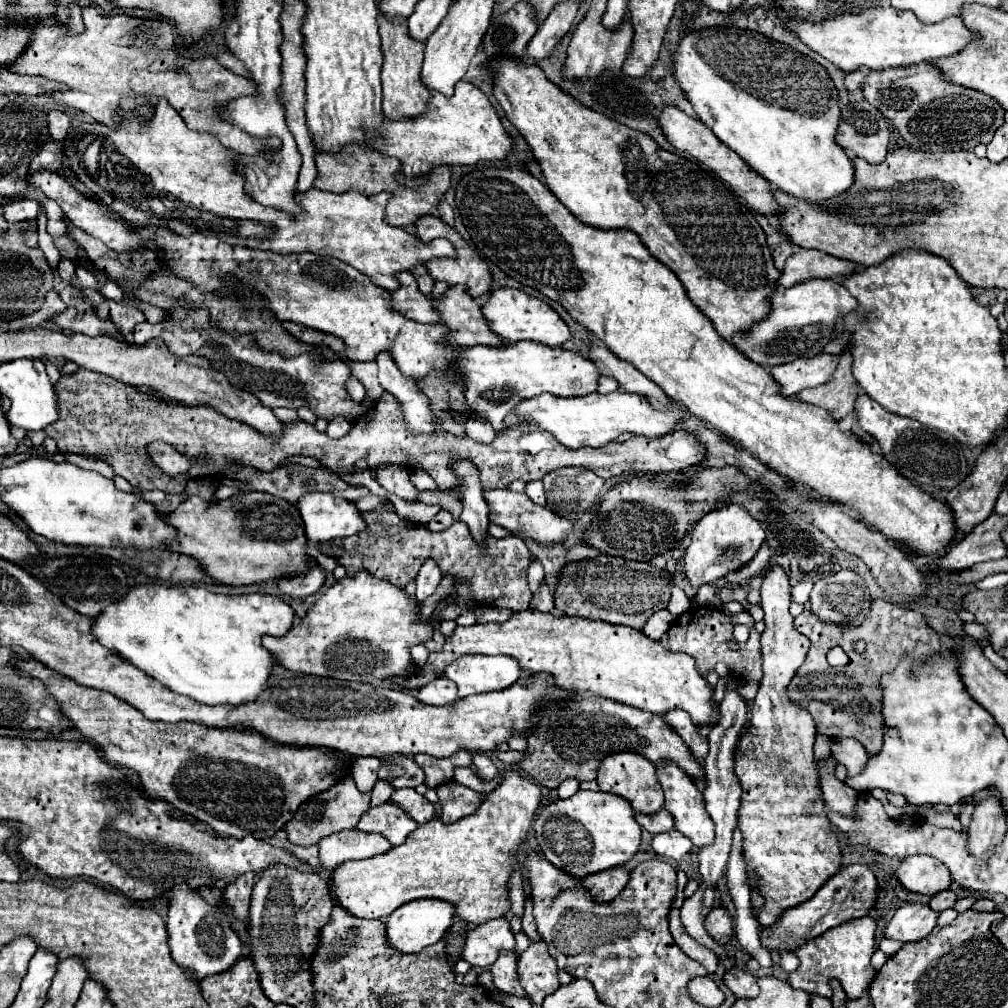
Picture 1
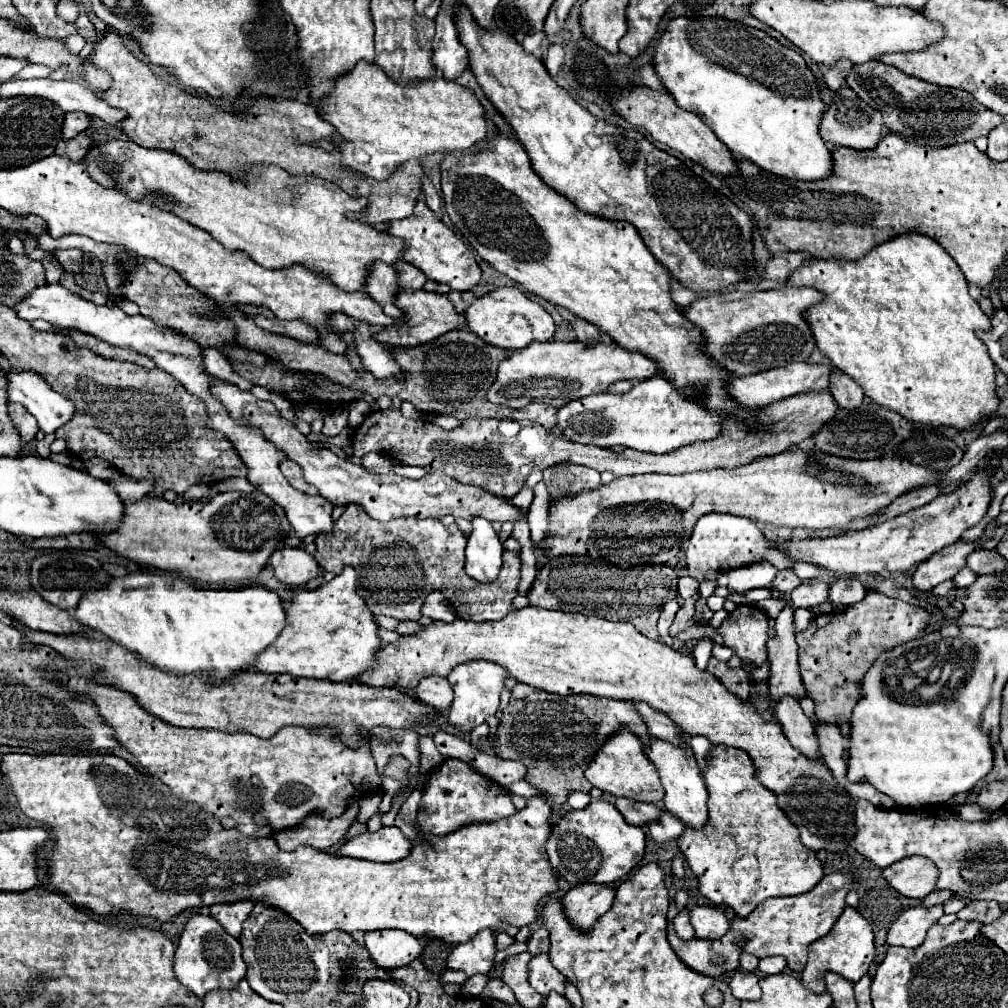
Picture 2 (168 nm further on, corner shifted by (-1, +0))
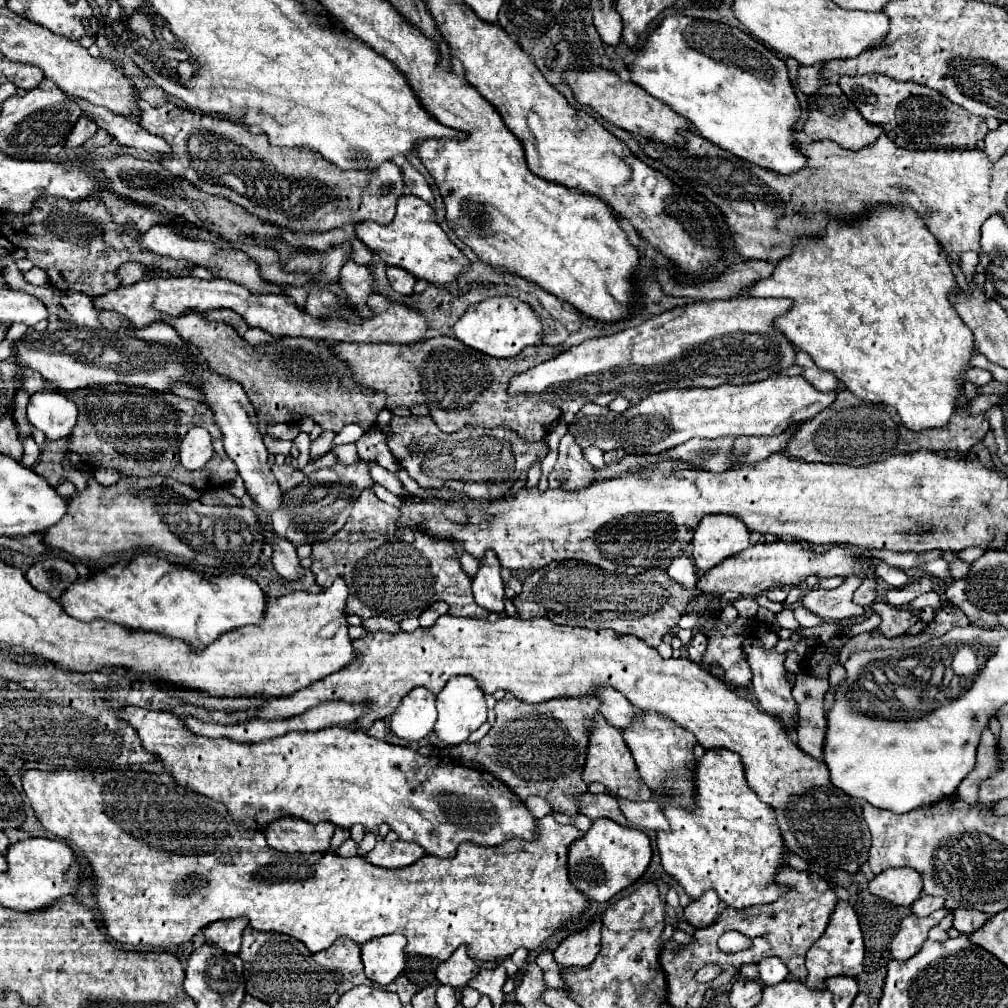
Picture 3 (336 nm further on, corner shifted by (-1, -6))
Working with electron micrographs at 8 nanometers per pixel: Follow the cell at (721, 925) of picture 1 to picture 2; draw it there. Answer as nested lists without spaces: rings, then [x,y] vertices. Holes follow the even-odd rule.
[[[694,907],[690,911],[690,923],[700,939],[720,939],[730,927],[730,921],[720,907]]]

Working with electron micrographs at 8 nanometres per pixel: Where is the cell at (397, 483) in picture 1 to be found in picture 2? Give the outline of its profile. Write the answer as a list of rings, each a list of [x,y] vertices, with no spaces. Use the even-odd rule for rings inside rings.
[[[364,455],[362,465],[374,473],[394,473],[394,463],[392,459],[388,459],[388,455]]]

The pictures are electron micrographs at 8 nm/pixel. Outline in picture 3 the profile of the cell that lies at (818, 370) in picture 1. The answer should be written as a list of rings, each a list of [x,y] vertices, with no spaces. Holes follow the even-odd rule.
[[[774,375],[766,381],[748,385],[720,385],[714,389],[666,389],[652,393],[638,405],[630,407],[630,419],[624,413],[610,411],[596,403],[586,403],[576,415],[568,431],[582,447],[600,447],[612,451],[616,447],[626,453],[662,453],[672,445],[680,445],[692,437],[716,439],[726,435],[780,435],[792,423],[812,419],[816,413],[832,405],[836,393],[820,393],[804,377]]]

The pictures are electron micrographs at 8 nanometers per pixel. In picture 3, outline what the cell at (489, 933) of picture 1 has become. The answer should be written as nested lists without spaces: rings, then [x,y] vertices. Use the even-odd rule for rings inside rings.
[[[458,947],[448,961],[438,965],[436,979],[438,979],[438,983],[462,989],[476,973],[478,973],[478,967],[476,967],[474,959],[468,957],[466,947]]]

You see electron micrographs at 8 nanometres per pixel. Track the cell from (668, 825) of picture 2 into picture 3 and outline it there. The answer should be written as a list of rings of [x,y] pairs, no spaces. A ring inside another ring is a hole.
[[[618,799],[618,805],[628,819],[628,823],[636,829],[652,829],[652,831],[668,831],[670,825],[660,809],[660,805],[650,799],[644,803],[628,801],[628,799]]]

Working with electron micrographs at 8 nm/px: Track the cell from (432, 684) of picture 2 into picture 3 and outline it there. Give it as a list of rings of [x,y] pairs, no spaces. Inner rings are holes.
[[[424,687],[412,689],[390,715],[390,729],[406,741],[424,739],[434,731],[436,695]]]

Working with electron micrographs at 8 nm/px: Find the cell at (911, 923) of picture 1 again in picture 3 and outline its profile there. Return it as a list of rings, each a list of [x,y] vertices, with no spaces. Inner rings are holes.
[[[938,909],[934,911],[932,915],[928,917],[916,917],[916,915],[908,915],[902,919],[900,923],[900,931],[898,935],[892,939],[892,947],[890,947],[890,953],[894,959],[910,959],[914,957],[922,943],[926,941],[926,935],[928,931],[940,923],[942,917],[946,917],[948,911],[946,909]]]

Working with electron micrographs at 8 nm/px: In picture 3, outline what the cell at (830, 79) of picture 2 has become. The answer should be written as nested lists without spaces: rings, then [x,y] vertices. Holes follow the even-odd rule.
[[[800,67],[798,69],[798,77],[796,77],[796,85],[800,87],[800,91],[802,93],[806,93],[806,95],[810,95],[810,93],[814,93],[816,91],[816,87],[820,87],[822,83],[816,79],[816,73],[820,73],[820,67]]]

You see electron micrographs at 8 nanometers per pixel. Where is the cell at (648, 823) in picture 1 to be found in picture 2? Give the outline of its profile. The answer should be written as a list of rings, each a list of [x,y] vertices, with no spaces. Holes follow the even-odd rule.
[[[616,799],[614,805],[622,813],[622,817],[626,819],[626,823],[636,825],[636,827],[646,827],[652,821],[660,819],[660,815],[664,813],[658,805],[638,803],[638,801],[630,801],[630,799]]]

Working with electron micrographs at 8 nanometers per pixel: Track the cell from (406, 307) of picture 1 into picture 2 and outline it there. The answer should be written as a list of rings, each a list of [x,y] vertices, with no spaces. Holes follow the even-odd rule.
[[[374,263],[374,269],[368,275],[368,285],[364,291],[382,305],[386,315],[390,315],[392,319],[406,319],[404,311],[396,307],[398,289],[400,285],[398,285],[396,269],[388,263]]]

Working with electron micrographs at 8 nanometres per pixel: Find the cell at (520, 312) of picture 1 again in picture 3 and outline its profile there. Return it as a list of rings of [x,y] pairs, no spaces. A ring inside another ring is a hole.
[[[492,297],[478,305],[468,307],[468,311],[454,325],[454,339],[462,341],[470,349],[486,353],[498,359],[516,357],[524,347],[542,343],[542,323],[530,305],[516,297]]]

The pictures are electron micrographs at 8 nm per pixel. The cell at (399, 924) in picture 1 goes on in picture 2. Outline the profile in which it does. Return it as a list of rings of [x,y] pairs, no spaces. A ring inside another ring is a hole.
[[[370,931],[364,935],[370,959],[382,969],[396,969],[412,963],[424,951],[426,939],[416,939],[406,931]]]

